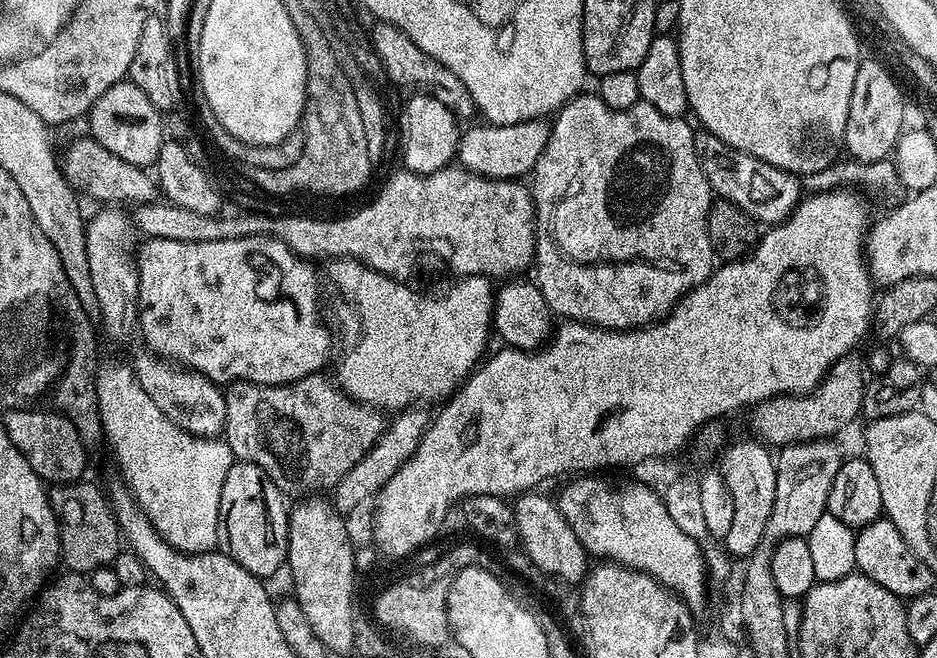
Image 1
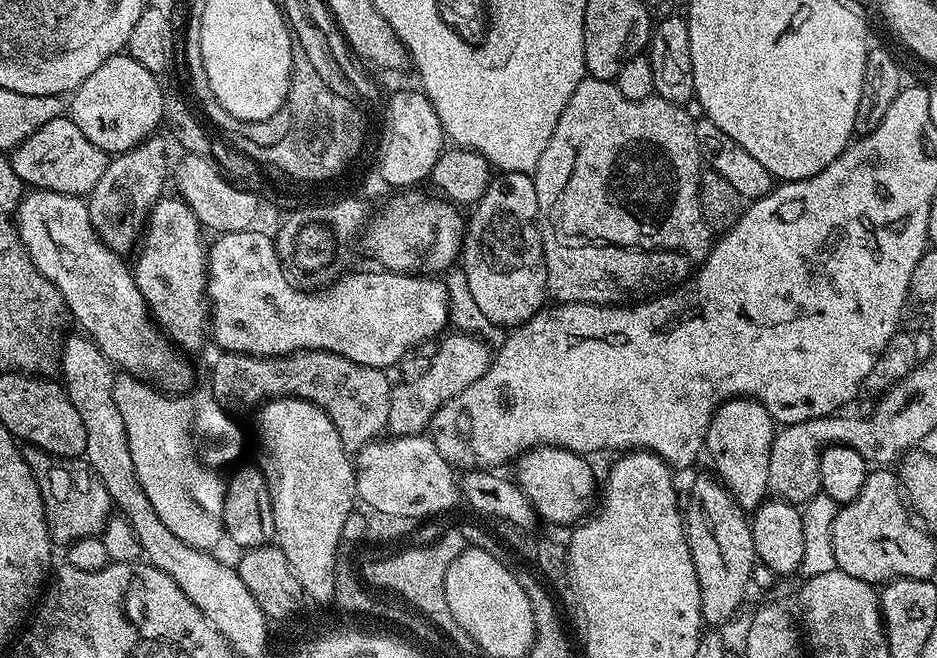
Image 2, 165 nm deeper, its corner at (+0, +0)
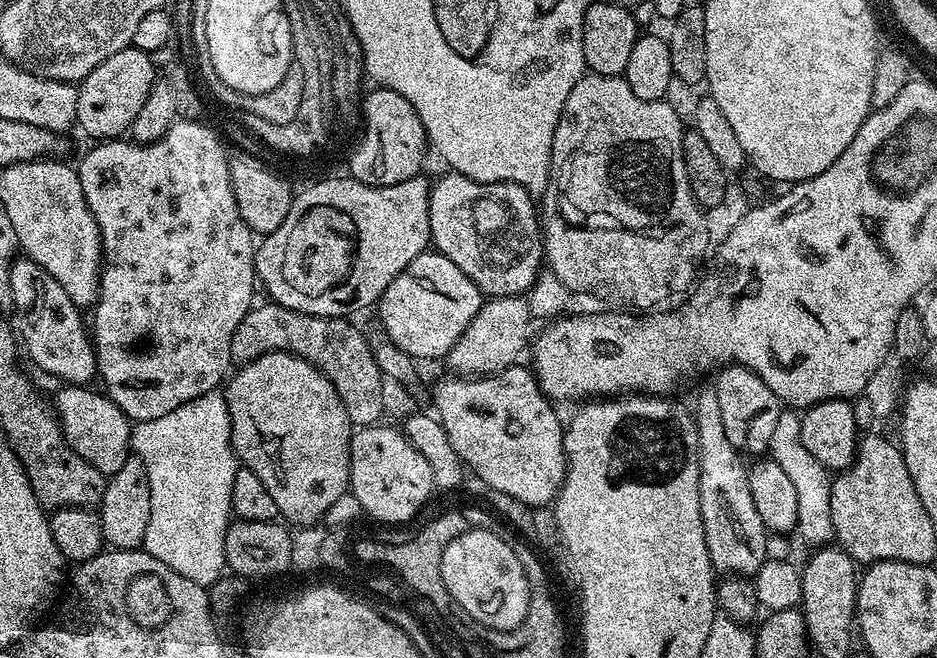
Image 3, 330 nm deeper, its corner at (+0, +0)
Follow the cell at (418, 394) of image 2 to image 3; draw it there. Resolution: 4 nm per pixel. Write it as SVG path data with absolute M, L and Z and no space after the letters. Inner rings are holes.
M491 297L481 305L478 314L471 320L469 326L467 326L466 330L463 332L462 337L458 338L458 342L451 347L448 355L444 358L444 362L453 370L451 373L460 378L492 376L496 372L511 368L519 361L517 359L527 342L529 345L530 336L528 340L528 332L530 330L530 324L532 324L532 317L528 303L523 297Z

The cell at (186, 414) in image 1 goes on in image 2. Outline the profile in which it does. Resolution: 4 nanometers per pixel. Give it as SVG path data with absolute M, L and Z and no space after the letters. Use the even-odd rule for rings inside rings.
M32 190L20 201L14 213L20 240L30 254L34 266L62 294L69 317L80 323L79 331L96 343L117 369L129 376L136 376L168 394L183 394L193 387L192 368L183 360L175 344L164 335L150 315L150 309L136 285L133 269L119 253L111 252L100 240L90 222L90 210L81 197Z

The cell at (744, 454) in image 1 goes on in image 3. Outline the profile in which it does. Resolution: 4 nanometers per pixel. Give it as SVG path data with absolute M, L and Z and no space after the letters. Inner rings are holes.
M729 364L715 373L714 385L718 392L719 409L722 410L722 423L730 442L741 454L747 452L767 453L774 425L778 422L782 405L780 399L750 370L741 364Z

